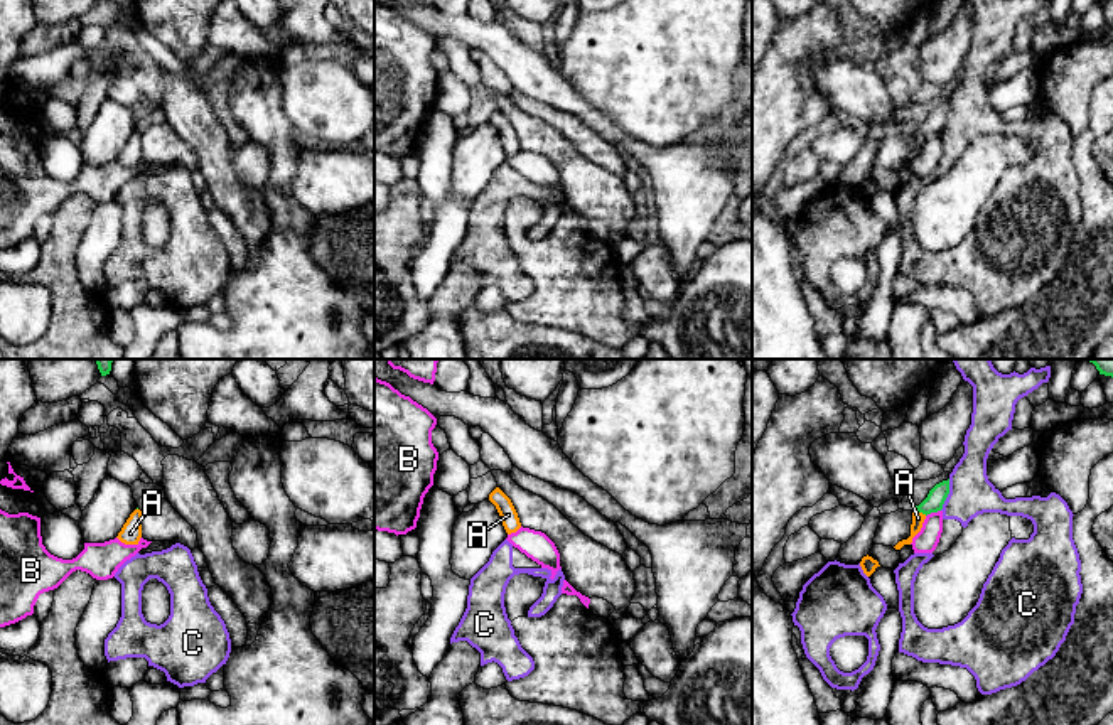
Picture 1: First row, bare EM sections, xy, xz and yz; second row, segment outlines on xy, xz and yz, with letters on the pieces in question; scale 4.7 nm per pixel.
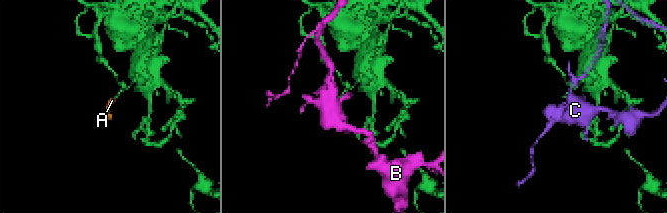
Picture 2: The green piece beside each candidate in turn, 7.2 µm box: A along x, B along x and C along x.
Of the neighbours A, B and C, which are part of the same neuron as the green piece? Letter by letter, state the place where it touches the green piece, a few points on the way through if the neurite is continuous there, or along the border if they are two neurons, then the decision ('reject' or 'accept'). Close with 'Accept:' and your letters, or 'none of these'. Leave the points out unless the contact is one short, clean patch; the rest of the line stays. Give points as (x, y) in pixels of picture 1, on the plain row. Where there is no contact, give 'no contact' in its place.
A: contact yz (921, 134); way yz (933, 125), (921, 134), (918, 140); accept
B: contact yz (933, 134); reject
C: contact yz (948, 115); reject
Accept: A

